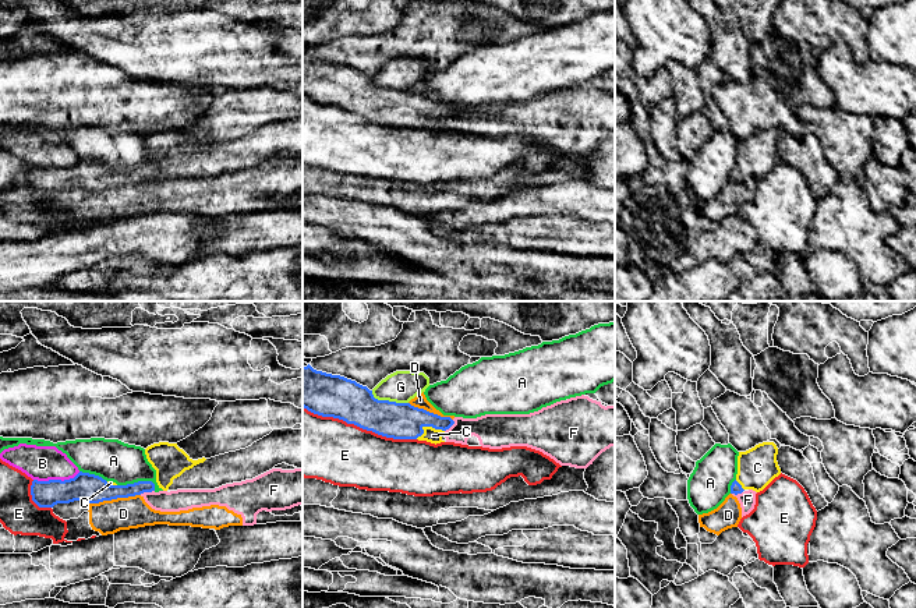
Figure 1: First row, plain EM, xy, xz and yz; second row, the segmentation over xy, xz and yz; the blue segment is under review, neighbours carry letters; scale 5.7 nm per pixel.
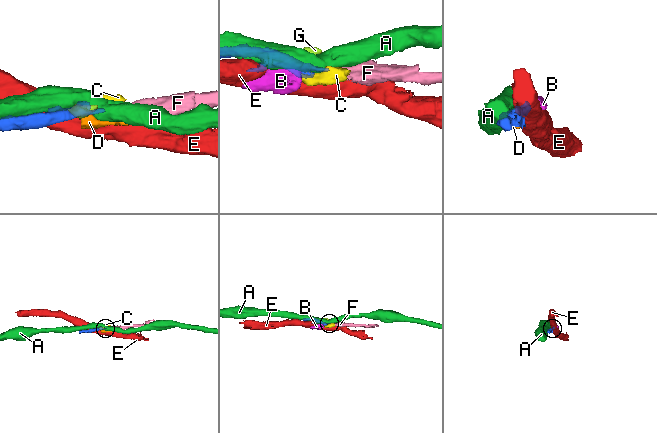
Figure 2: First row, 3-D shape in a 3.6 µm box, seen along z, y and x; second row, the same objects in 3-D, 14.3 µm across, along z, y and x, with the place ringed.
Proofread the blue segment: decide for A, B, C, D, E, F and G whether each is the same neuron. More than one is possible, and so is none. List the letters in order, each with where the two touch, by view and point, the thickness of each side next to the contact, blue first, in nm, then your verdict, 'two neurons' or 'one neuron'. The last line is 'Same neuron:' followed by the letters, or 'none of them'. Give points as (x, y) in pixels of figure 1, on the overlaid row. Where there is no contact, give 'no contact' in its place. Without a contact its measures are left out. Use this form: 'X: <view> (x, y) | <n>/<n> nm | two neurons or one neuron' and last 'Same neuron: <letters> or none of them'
A: xy (138, 481) | 150/240 nm | two neurons
B: xy (56, 480) | 170/200 nm | two neurons
C: xz (427, 426) | 200/90 nm | one neuron
D: xy (115, 498) | 170/190 nm | two neurons
E: xz (360, 427) | 240/360 nm | two neurons
F: xy (147, 491) | 100/130 nm | two neurons
G: xz (388, 400) | 240/190 nm | two neurons
Same neuron: C

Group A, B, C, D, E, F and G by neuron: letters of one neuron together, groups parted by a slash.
A / B G / C / D F / E

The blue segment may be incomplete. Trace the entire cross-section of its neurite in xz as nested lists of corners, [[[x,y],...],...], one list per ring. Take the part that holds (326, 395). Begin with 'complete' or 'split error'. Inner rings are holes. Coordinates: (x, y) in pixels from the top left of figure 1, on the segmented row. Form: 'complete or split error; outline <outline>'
split error; outline [[[310,364],[303,367],[303,407],[314,414],[339,418],[386,438],[418,439],[435,445],[445,442],[442,439],[445,431],[455,424],[450,417],[441,417],[410,403],[378,400],[367,386],[340,375],[316,371]]]

